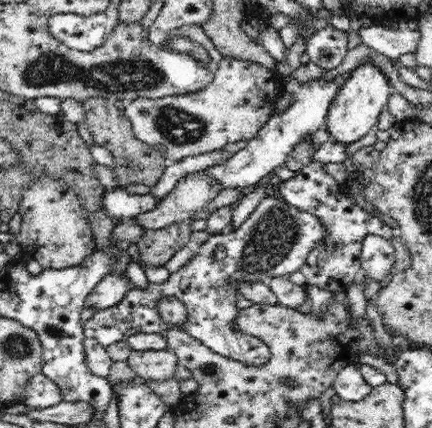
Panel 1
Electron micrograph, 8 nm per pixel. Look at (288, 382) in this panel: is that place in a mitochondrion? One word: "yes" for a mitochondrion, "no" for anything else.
no

